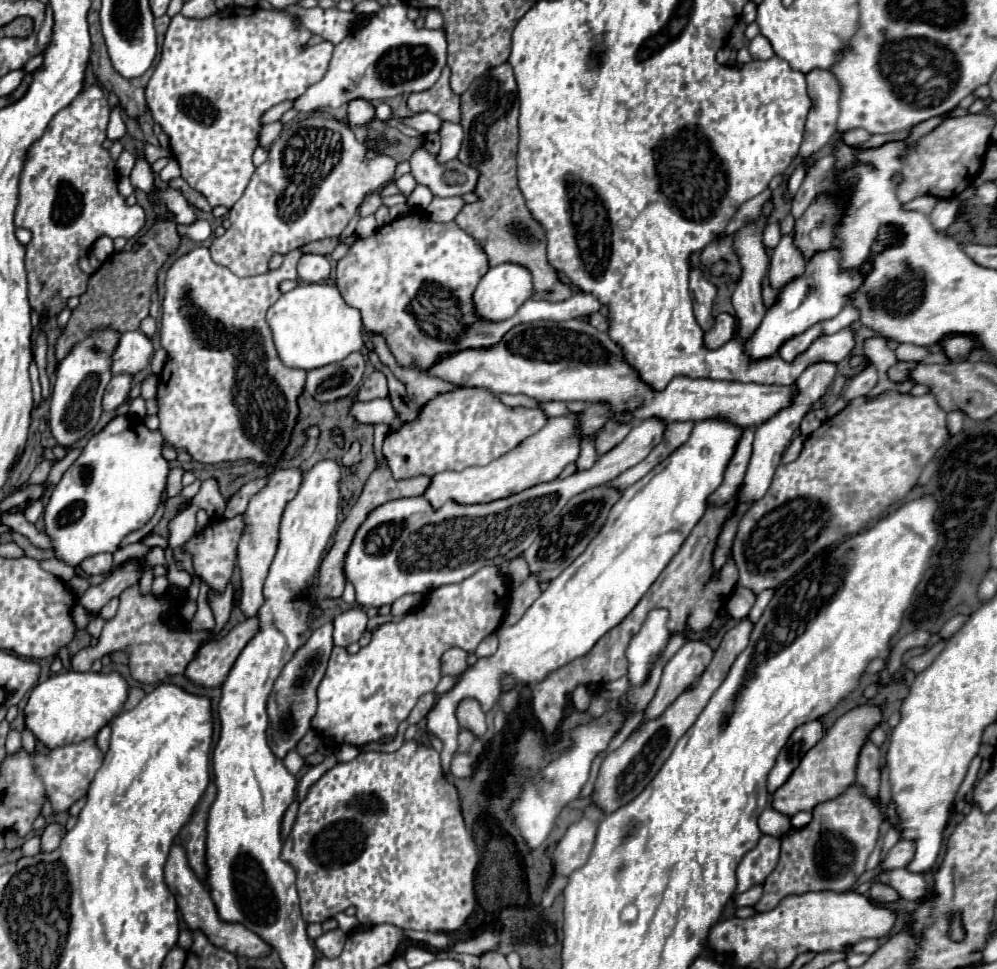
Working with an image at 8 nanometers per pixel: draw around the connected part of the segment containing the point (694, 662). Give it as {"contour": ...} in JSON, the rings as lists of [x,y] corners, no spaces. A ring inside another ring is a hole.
{"contour":[[[686,639],[686,643],[678,649],[678,653],[666,663],[660,687],[654,699],[648,703],[644,721],[656,719],[662,711],[686,689],[694,683],[702,671],[708,667],[714,651],[702,639]]]}

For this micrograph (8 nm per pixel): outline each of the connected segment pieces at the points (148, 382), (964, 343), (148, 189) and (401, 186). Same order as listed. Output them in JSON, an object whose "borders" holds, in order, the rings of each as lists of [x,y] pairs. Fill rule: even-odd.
{"borders":[[[[146,375],[142,381],[142,397],[144,399],[152,399],[156,395],[156,383],[158,383],[158,375]]],[[[954,335],[954,337],[946,337],[942,341],[944,349],[946,349],[946,355],[950,359],[962,359],[964,355],[968,355],[970,349],[978,347],[978,341],[972,339],[972,337],[964,337],[964,335]]],[[[136,155],[136,165],[134,165],[132,173],[130,173],[130,181],[132,181],[134,189],[144,191],[146,195],[152,195],[156,191],[152,165],[144,159],[144,155]]],[[[406,173],[406,175],[402,175],[398,181],[396,181],[396,187],[398,187],[398,191],[402,193],[402,195],[410,195],[412,191],[414,191],[414,187],[416,187],[416,183],[414,183],[414,177],[410,175],[410,173]]]]}

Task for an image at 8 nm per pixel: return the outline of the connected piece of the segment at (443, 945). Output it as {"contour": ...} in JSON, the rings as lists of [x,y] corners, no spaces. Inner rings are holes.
{"contour":[[[406,931],[406,935],[412,937],[412,939],[416,939],[416,941],[428,943],[430,947],[434,947],[438,951],[448,949],[448,937],[444,933],[416,933],[416,931]]]}

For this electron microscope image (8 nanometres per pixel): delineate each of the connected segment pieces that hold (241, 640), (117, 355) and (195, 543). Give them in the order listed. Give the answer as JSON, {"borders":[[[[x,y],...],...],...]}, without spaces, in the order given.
{"borders":[[[[250,617],[240,623],[236,629],[228,631],[222,639],[212,639],[200,647],[196,659],[186,667],[186,675],[202,687],[222,685],[226,675],[230,673],[234,661],[248,645],[248,641],[258,633],[260,619]]],[[[126,331],[112,357],[112,373],[132,373],[142,371],[154,353],[152,341],[142,331]]],[[[242,515],[230,519],[230,521],[212,521],[202,535],[192,537],[184,547],[186,551],[192,555],[194,559],[194,573],[198,577],[202,577],[214,591],[224,591],[224,587],[228,585],[232,571],[234,571],[234,563],[236,563],[236,547],[238,547],[238,539],[242,535]]]]}

